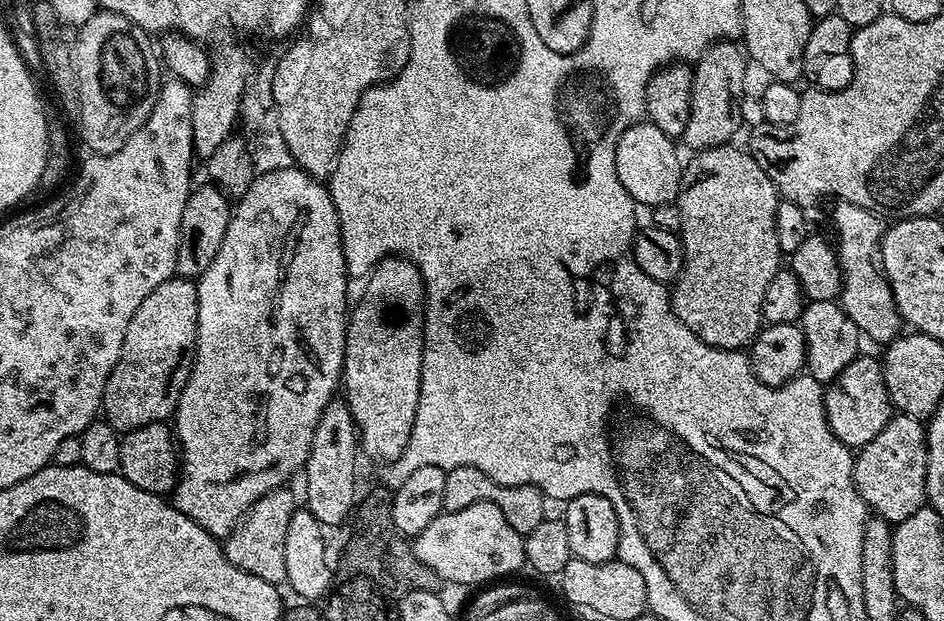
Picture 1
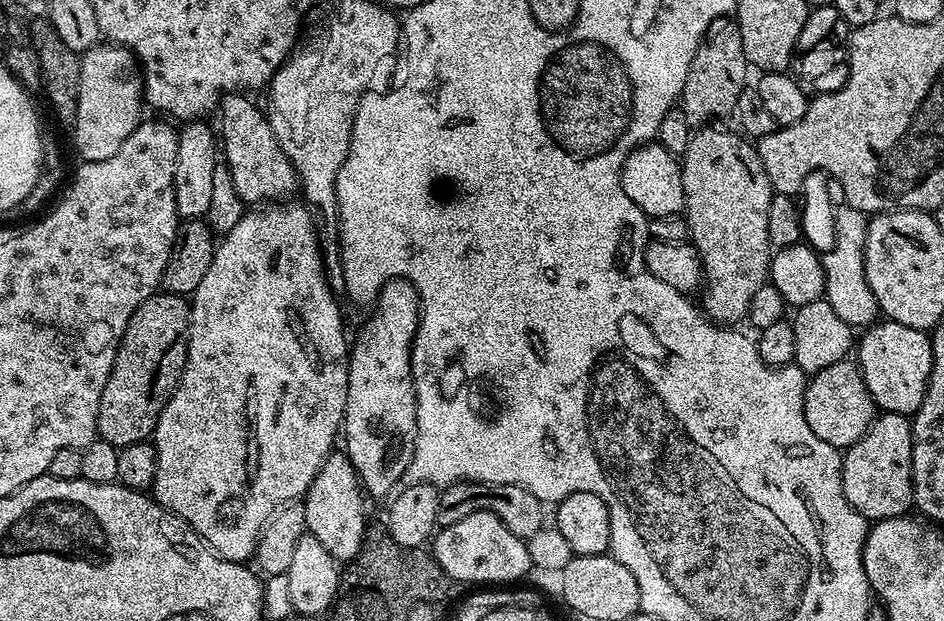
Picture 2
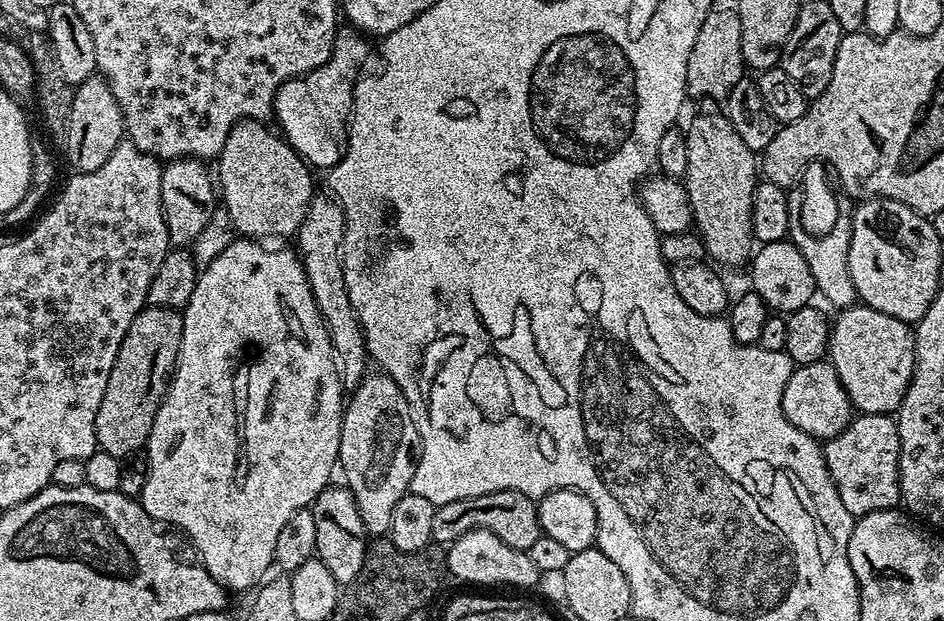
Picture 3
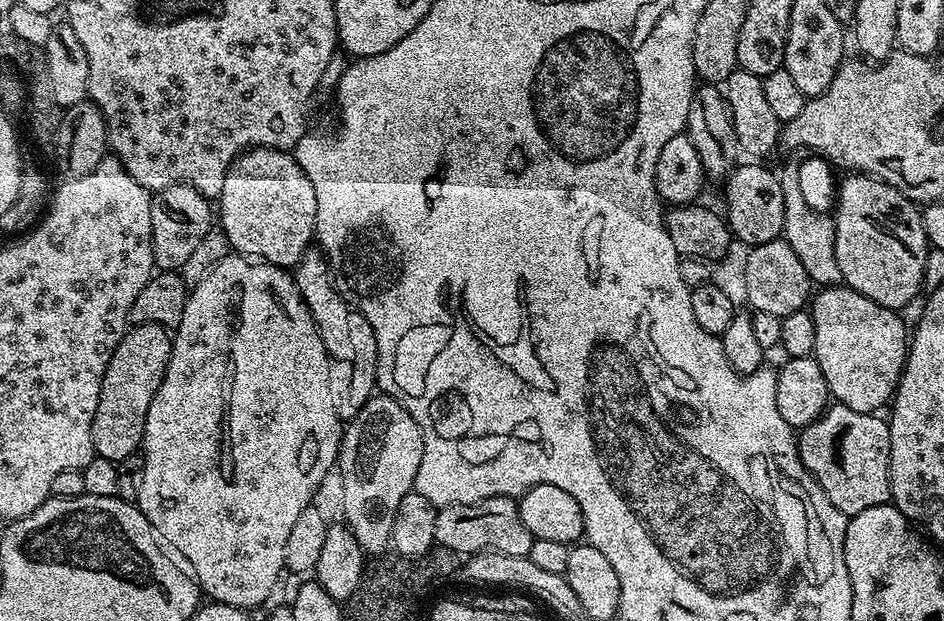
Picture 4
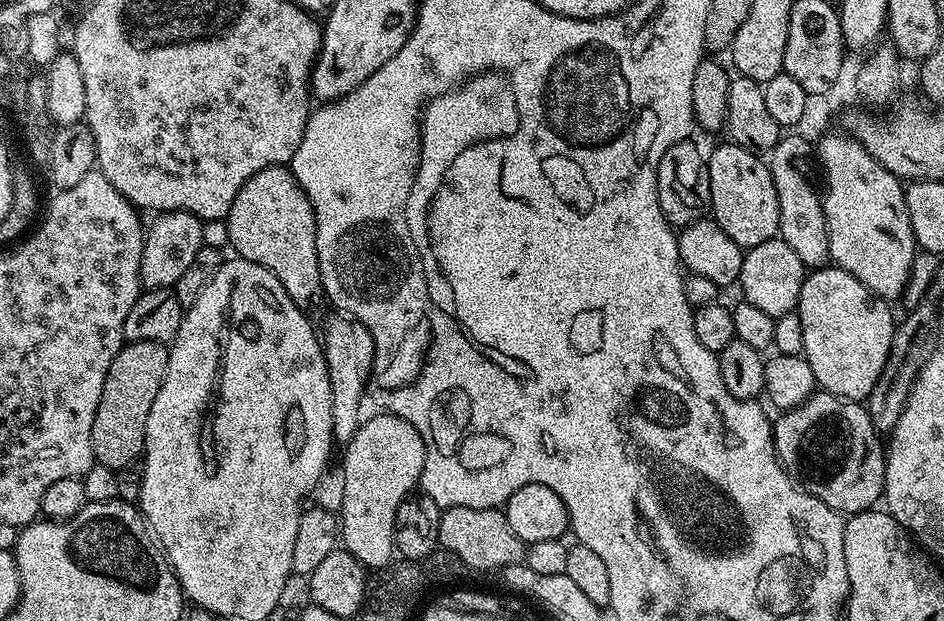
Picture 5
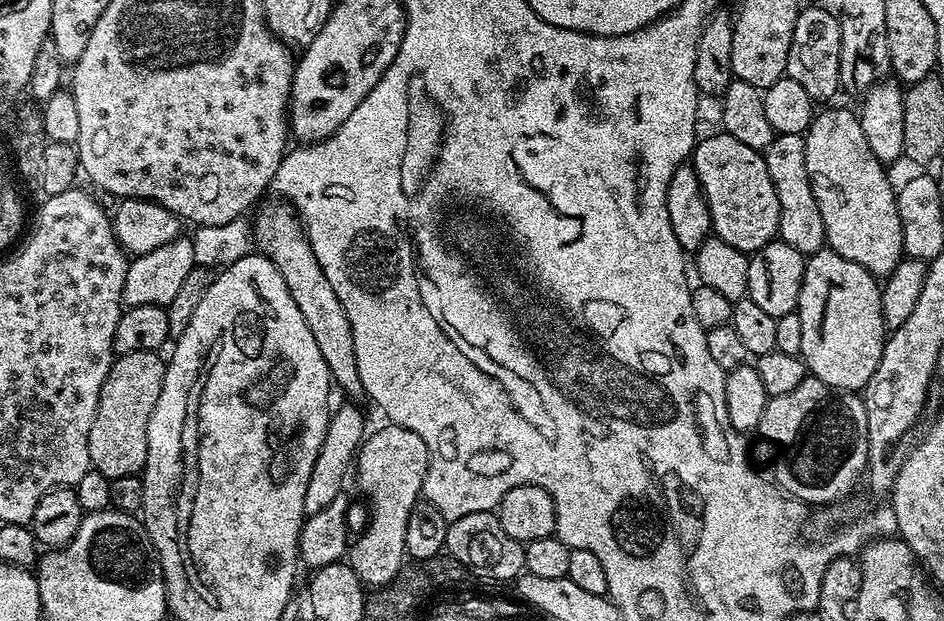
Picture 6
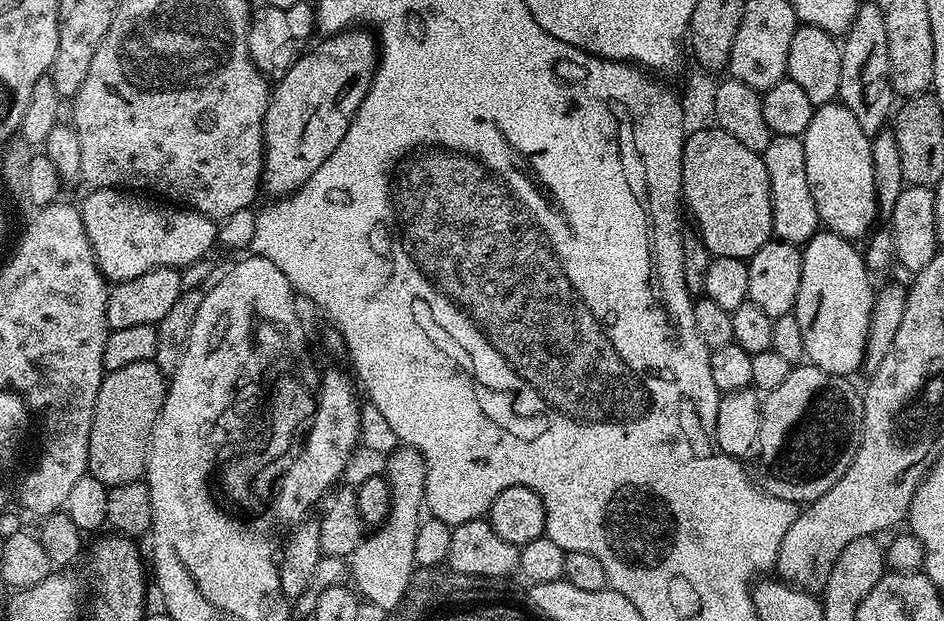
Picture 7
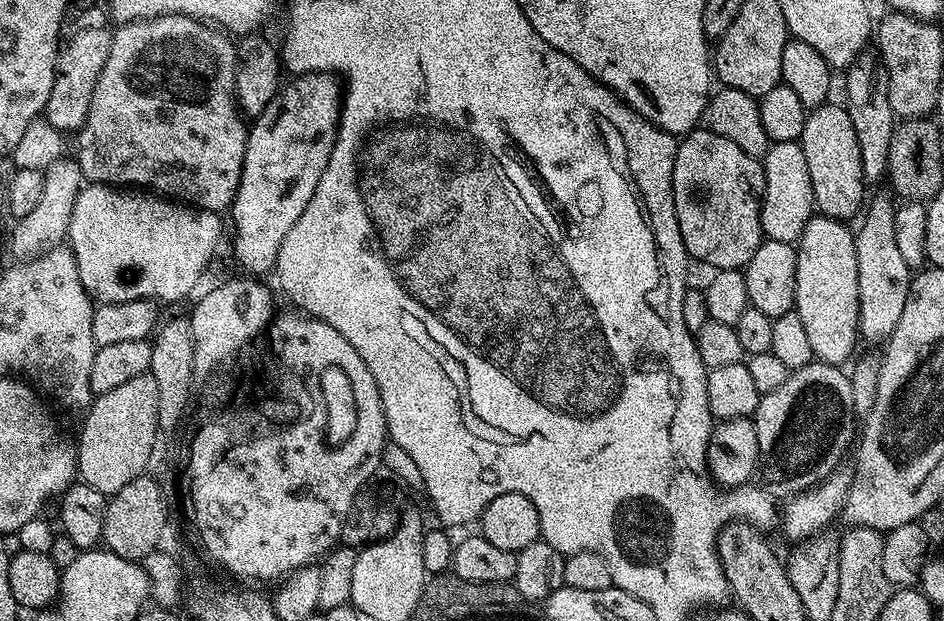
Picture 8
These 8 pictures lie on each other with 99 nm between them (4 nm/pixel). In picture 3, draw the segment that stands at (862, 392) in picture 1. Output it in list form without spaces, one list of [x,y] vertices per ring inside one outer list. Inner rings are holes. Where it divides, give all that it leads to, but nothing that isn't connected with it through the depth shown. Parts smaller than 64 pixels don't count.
[[[827,359],[793,367],[790,382],[786,382],[786,390],[782,390],[782,410],[786,418],[798,430],[810,434],[821,442],[833,440],[854,419],[852,402],[834,366]]]

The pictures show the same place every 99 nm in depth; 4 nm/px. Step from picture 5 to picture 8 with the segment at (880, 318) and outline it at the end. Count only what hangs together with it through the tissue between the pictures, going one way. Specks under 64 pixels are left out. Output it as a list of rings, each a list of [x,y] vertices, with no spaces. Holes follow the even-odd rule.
[[[813,215],[795,245],[794,311],[798,318],[802,318],[802,327],[806,329],[813,357],[821,364],[847,365],[853,359],[852,351],[856,348],[856,340],[858,341],[858,258],[854,254],[856,237],[853,229],[848,227],[843,220]]]

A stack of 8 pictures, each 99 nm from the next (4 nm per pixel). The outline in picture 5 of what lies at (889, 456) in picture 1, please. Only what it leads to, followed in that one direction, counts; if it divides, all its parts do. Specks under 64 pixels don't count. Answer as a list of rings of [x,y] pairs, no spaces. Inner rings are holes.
[[[817,390],[808,401],[779,413],[772,425],[772,443],[776,459],[784,466],[785,472],[802,485],[805,492],[826,502],[835,512],[855,514],[867,512],[881,503],[884,495],[884,462],[886,448],[880,444],[880,436],[872,425],[872,416],[864,409],[863,403],[831,396],[829,392]]]

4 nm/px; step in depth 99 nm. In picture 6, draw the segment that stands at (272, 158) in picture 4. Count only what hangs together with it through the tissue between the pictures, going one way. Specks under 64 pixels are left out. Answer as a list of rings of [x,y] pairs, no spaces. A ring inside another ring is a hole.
[[[279,203],[270,205],[257,216],[255,222],[252,222],[255,247],[261,255],[274,262],[282,274],[290,296],[297,303],[298,310],[301,311],[302,318],[305,319],[310,334],[313,335],[314,342],[317,343],[318,350],[326,361],[335,387],[339,391],[341,389],[351,403],[360,404],[367,399],[367,396],[358,375],[357,356],[354,354],[354,340],[349,319],[346,318],[346,312],[338,302],[338,296],[313,254],[313,248],[309,244],[300,217],[290,204]]]

